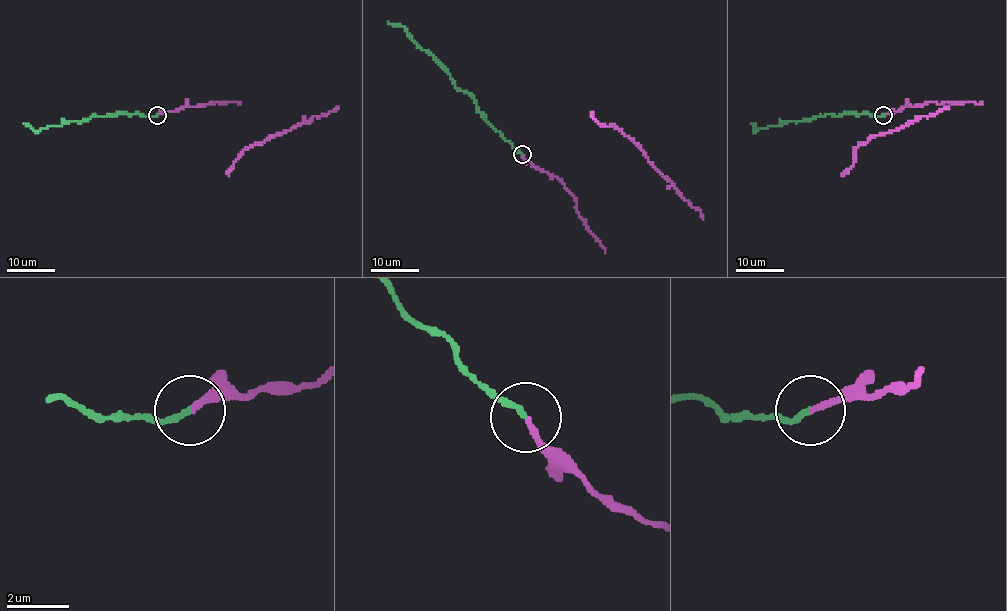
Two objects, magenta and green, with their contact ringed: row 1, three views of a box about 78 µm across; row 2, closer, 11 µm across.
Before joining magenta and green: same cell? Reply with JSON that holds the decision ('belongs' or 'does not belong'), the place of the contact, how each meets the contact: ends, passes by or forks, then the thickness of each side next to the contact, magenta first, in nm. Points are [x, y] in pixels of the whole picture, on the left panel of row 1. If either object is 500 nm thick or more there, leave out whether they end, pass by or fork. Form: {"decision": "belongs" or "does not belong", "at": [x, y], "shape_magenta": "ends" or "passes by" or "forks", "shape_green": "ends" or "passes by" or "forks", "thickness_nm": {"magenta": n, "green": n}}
{"decision": "belongs", "at": [157, 115], "shape_magenta": "ends", "shape_green": "ends", "thickness_nm": {"magenta": 170, "green": 180}}

